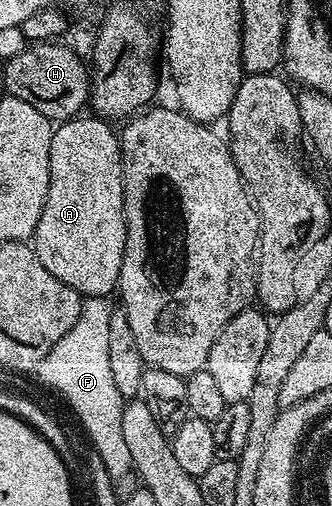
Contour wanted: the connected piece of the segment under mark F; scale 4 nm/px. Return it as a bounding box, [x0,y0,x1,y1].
[40,298,126,443]

